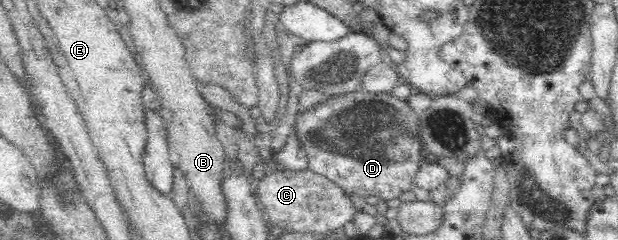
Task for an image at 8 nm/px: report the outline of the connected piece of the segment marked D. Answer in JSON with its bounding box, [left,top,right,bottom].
[297,90,424,201]

